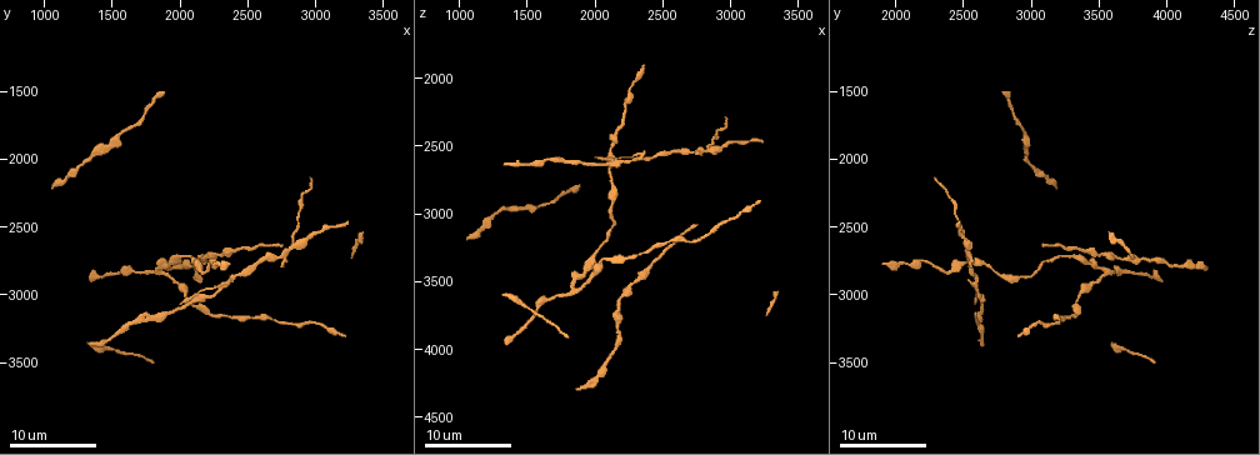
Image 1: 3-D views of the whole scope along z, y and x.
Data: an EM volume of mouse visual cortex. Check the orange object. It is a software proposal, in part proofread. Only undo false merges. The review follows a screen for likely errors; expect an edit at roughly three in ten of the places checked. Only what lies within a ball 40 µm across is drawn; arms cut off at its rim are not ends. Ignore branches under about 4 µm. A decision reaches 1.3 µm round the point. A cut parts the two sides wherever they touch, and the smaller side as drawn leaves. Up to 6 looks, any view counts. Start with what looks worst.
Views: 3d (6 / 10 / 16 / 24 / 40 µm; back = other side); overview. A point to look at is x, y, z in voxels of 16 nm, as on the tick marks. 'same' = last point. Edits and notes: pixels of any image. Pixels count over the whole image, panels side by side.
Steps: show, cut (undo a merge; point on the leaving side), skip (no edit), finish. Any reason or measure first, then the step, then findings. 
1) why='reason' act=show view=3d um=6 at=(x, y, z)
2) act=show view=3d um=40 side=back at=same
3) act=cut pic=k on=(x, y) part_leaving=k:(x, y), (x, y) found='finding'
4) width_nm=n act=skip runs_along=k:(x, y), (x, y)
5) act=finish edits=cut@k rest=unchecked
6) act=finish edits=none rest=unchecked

act=show view=3d um=10 at=(2860, 2600, 2520)

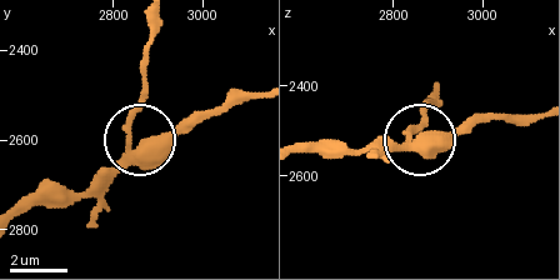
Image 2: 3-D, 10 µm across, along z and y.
side_arm_um=7 act=cut pic=2 on=(133, 114) part_leaving=2:(128, 153), (128, 120), (143, 91), (149, 26) found='two neurons meet here'

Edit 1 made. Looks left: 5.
why='redraw' act=show view=overview

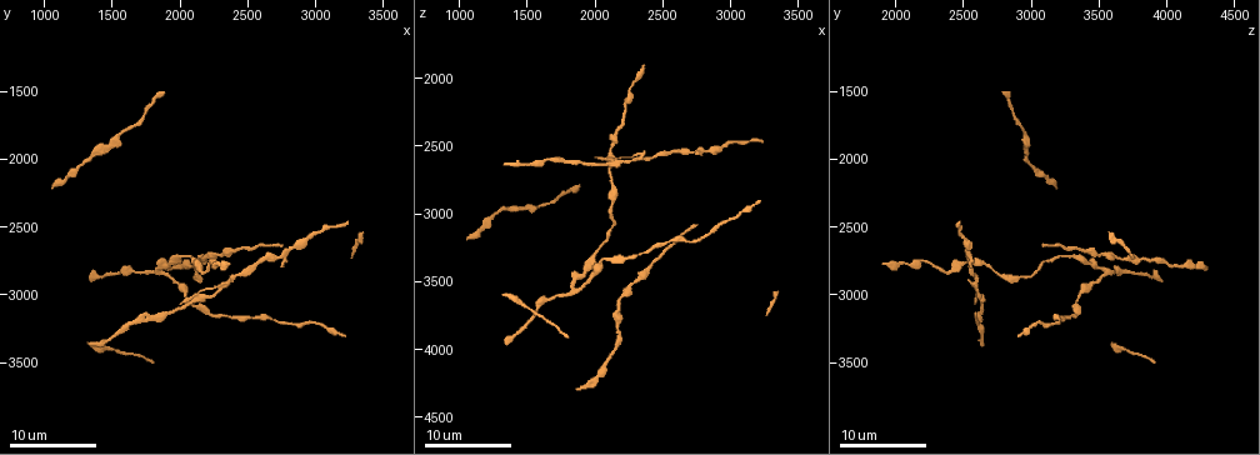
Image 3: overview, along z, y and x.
act=show view=3d um=10 at=(1960, 2720, 3320)

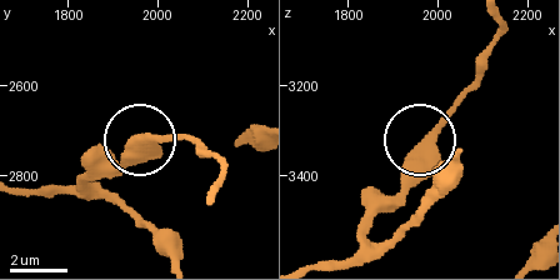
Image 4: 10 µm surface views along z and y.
act=show view=3d um=6 at=(1970, 2720, 3315)

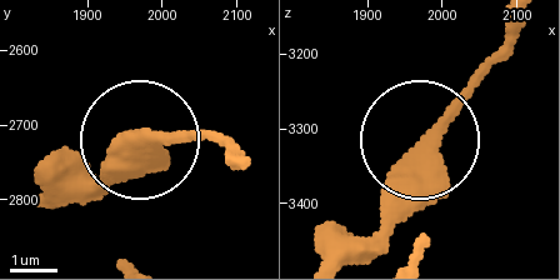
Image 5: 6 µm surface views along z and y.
act=skip runs_along=5:(148, 136), (231, 136) found='all the same neuron'

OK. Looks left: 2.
act=show view=3d um=6 at=(2160, 2820, 2460)

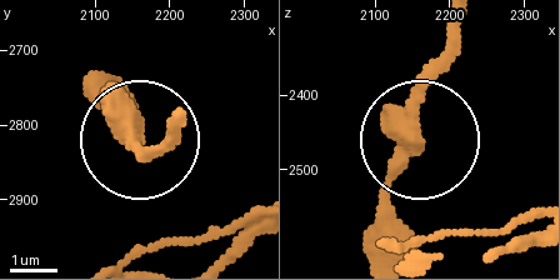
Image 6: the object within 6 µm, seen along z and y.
side_arm_um=11 act=skip found='continuous, no second neuron'

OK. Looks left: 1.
act=finish edits=cut@2 rest=unchecked

